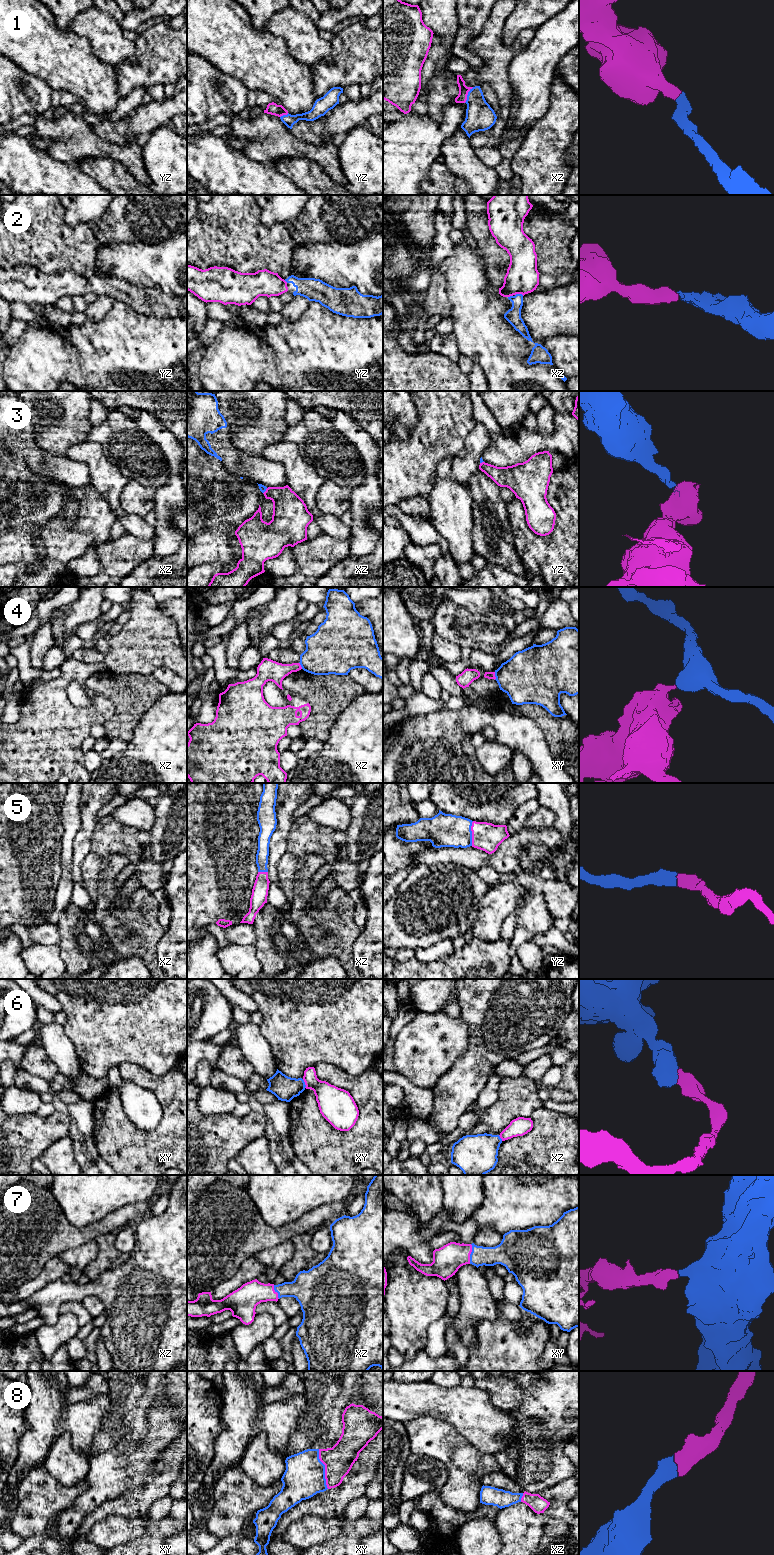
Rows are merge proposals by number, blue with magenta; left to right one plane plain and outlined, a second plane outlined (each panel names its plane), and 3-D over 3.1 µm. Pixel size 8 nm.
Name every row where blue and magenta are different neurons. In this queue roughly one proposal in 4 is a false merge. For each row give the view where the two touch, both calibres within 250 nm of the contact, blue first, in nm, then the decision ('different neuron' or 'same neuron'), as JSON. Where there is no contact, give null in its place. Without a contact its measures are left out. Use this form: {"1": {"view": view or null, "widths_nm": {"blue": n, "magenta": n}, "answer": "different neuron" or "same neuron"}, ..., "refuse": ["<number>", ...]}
{"1": {"view": "xz", "widths_nm": {"blue": 220, "magenta": 80}, "answer": "same neuron"}, "2": {"view": "xz", "widths_nm": {"blue": 120, "magenta": 260}, "answer": "same neuron"}, "3": {"view": "xz", "widths_nm": {"blue": 50, "magenta": 280}, "answer": "different neuron"}, "4": {"view": "xy", "widths_nm": {"blue": 400, "magenta": 60}, "answer": "different neuron"}, "5": {"view": "yz", "widths_nm": {"blue": 280, "magenta": 220}, "answer": "same neuron"}, "6": {"view": "xy", "widths_nm": {"blue": 200, "magenta": 220}, "answer": "different neuron"}, "7": {"view": "xy", "widths_nm": {"blue": 160, "magenta": 220}, "answer": "same neuron"}, "8": {"view": "xy", "widths_nm": {"blue": 320, "magenta": 240}, "answer": "same neuron"}, "refuse": ["3", "4", "6"]}

